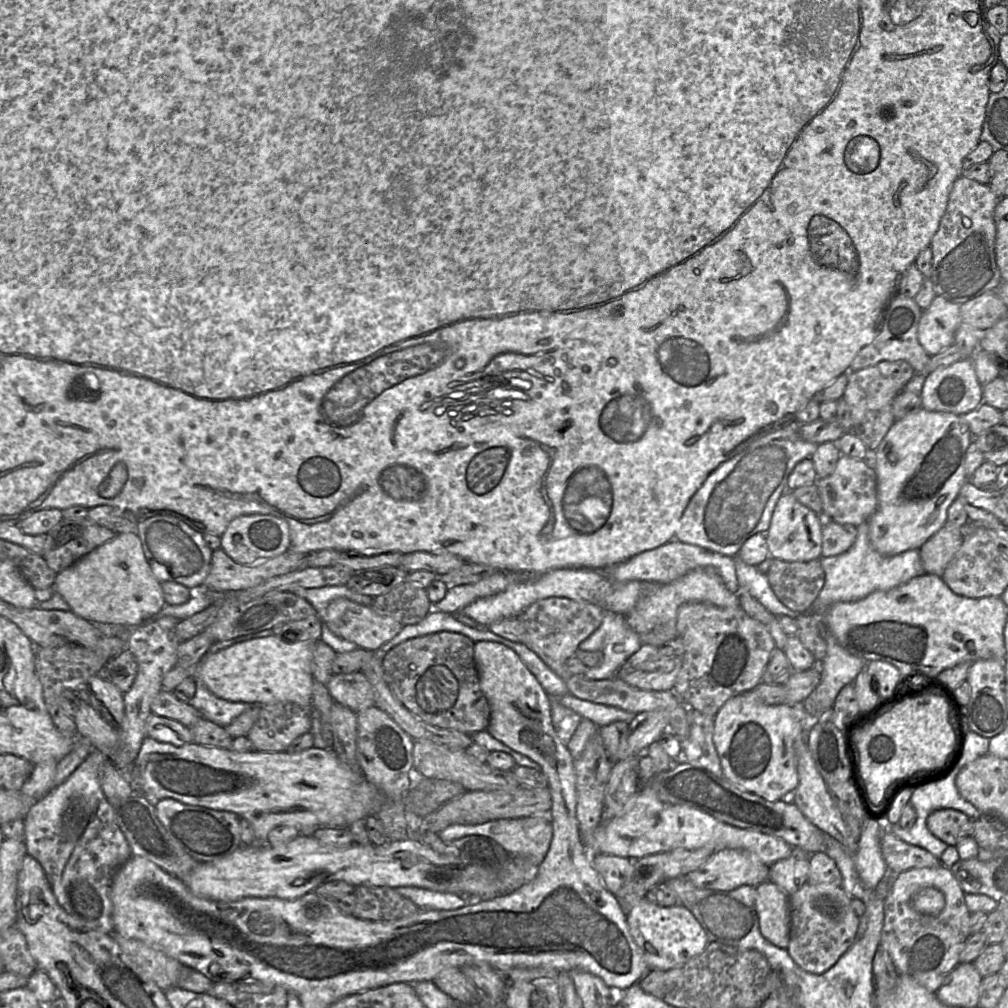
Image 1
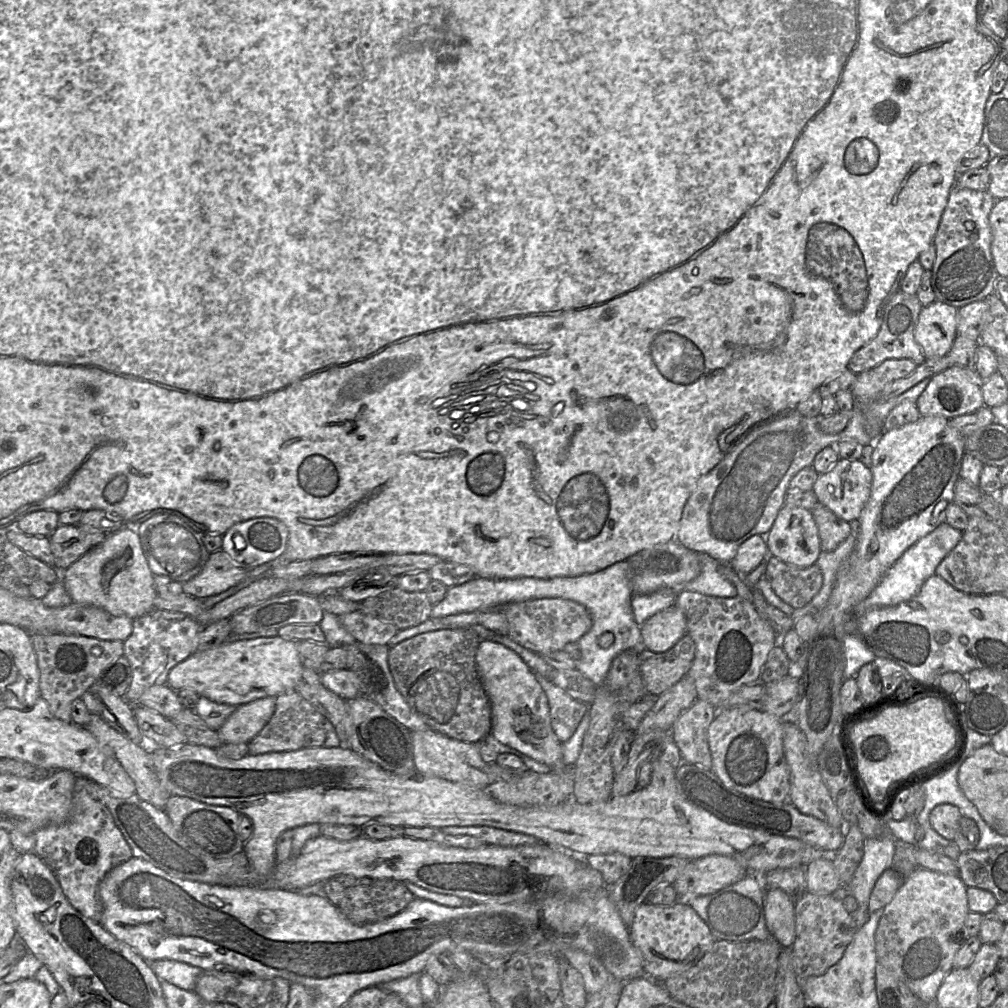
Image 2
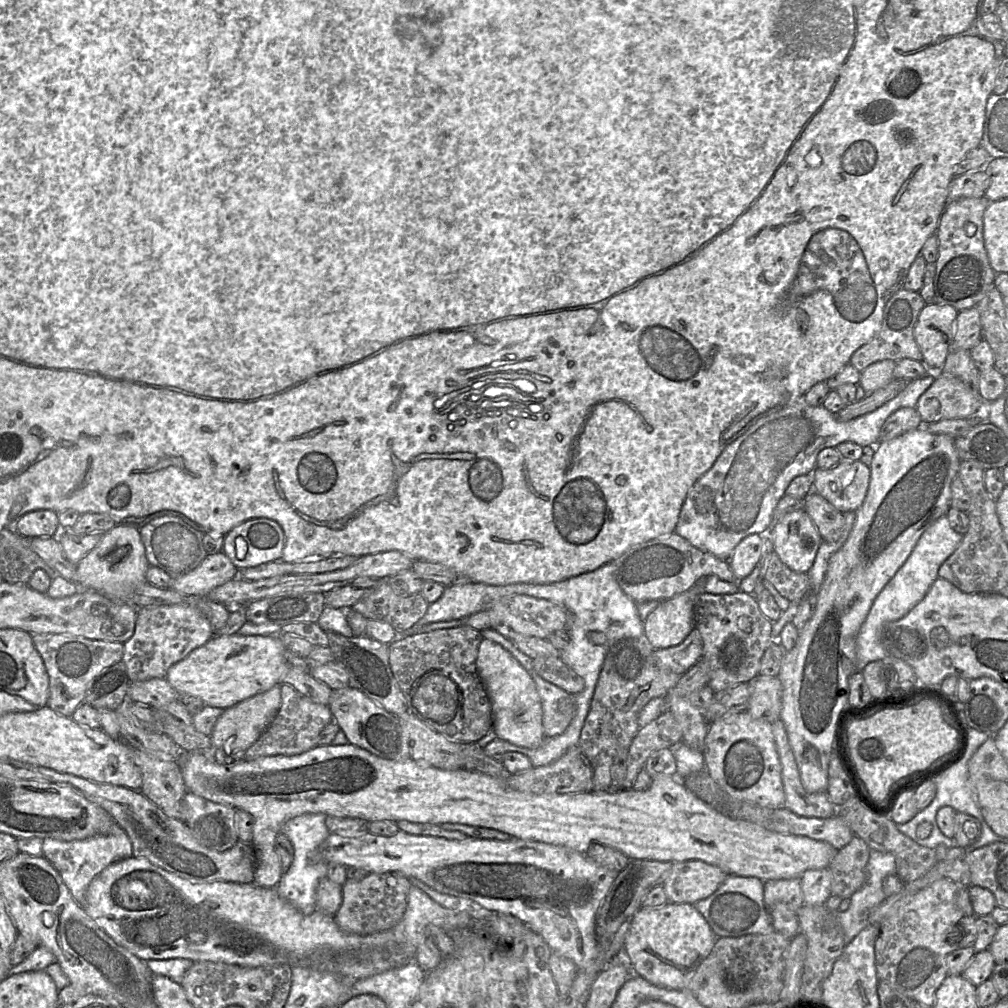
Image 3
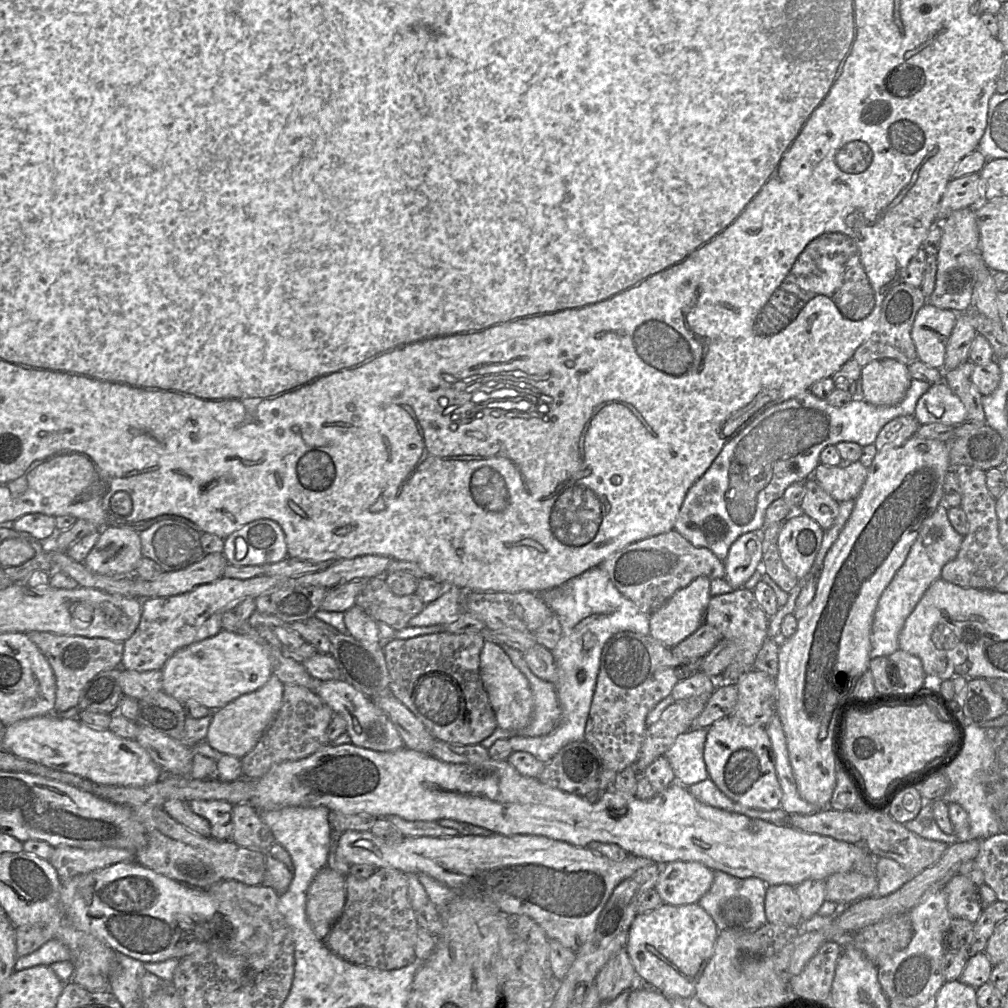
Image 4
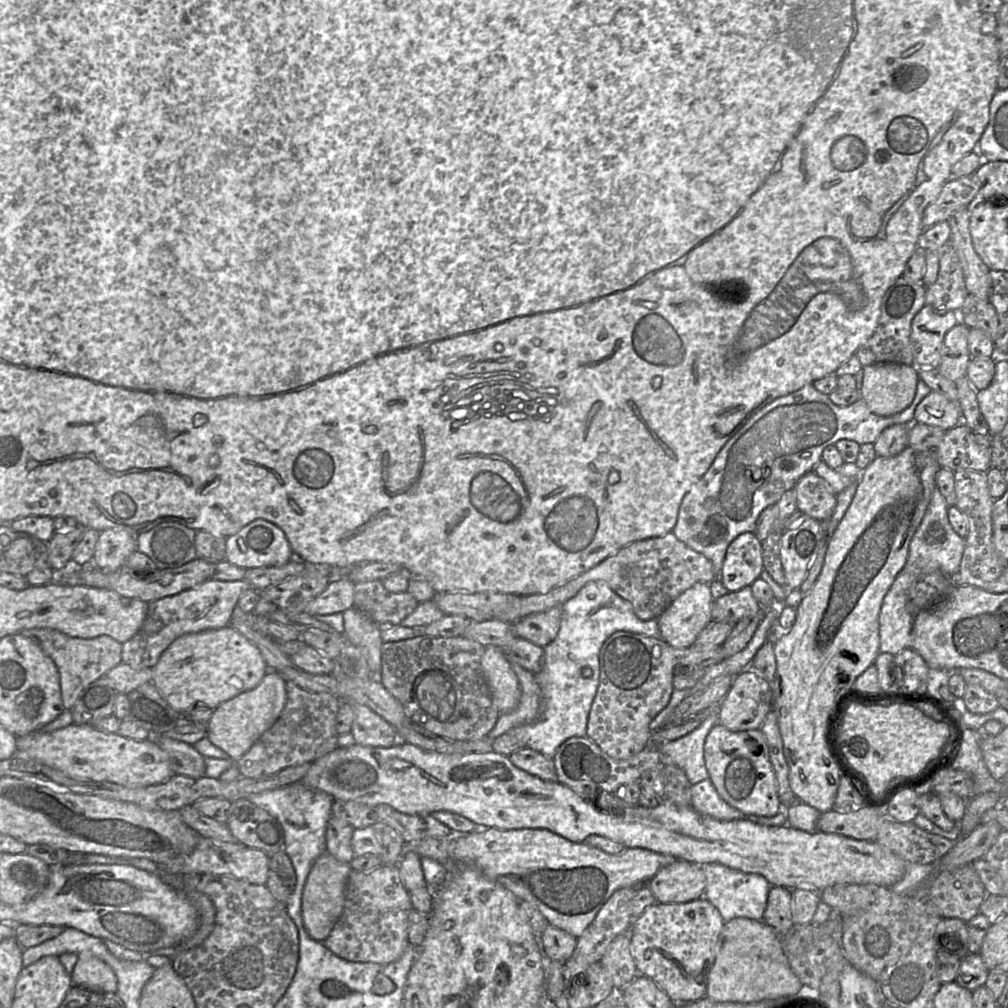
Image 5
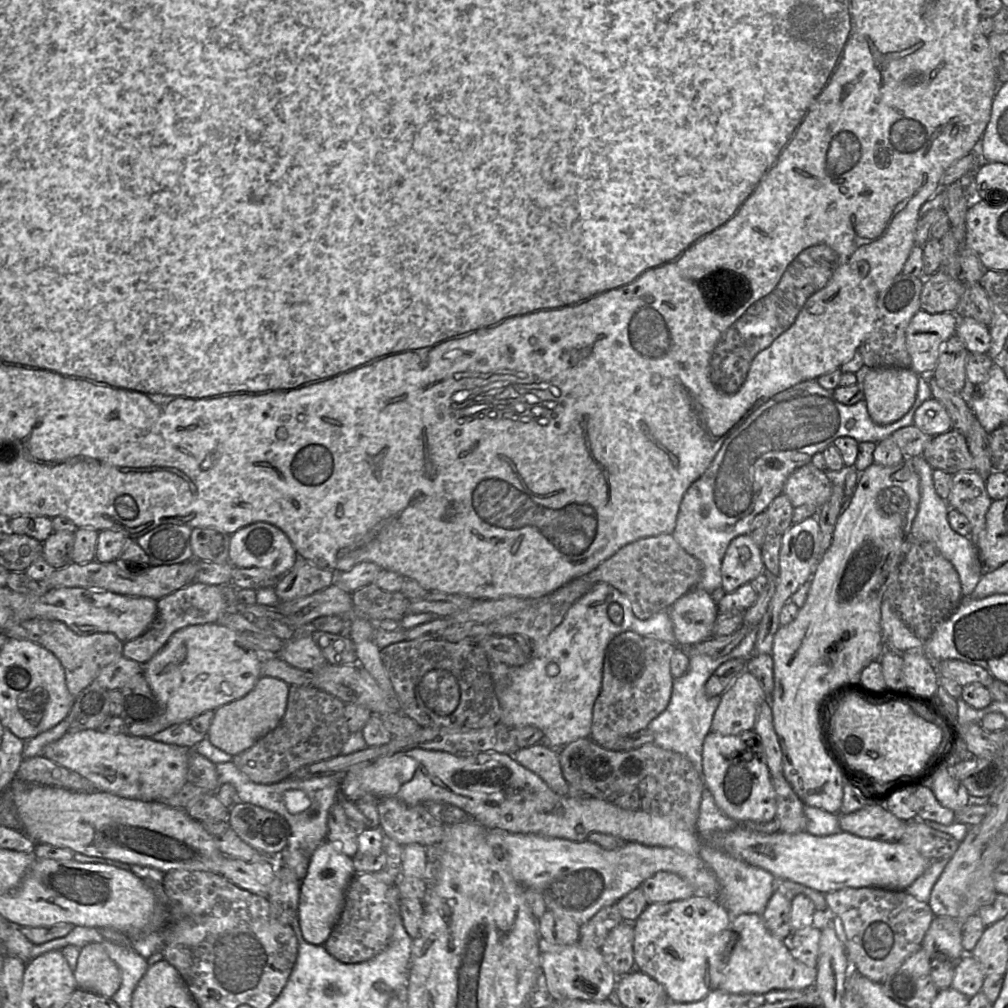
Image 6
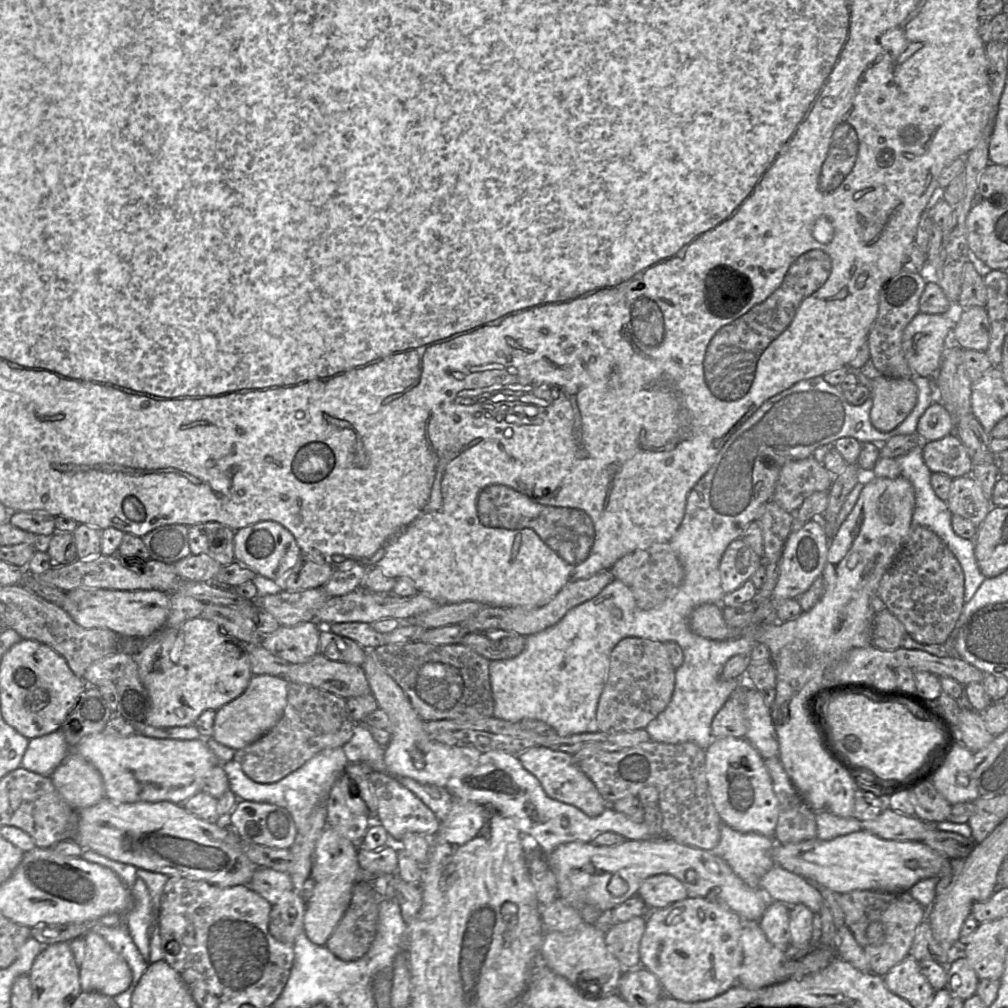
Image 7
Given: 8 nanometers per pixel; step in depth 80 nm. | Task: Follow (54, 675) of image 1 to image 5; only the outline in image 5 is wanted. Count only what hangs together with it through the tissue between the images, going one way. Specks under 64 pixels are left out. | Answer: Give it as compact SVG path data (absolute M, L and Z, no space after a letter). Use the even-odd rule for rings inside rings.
M48 628L26 629L20 634L39 646L55 663L60 676L61 697L65 710L73 708L80 694L89 684L121 662L122 644L107 635L85 639L70 637Z

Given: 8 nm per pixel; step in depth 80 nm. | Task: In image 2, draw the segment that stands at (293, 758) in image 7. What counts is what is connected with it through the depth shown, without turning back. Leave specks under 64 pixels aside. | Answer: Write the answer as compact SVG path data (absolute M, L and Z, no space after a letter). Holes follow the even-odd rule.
M295 690L276 697L275 711L263 729L248 743L249 755L295 751L303 748L307 735L323 726L327 719Z

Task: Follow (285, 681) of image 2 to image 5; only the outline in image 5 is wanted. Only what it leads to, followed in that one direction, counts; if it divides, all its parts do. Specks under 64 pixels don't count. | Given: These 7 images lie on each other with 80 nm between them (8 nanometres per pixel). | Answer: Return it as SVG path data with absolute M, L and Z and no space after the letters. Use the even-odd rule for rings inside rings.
M227 625L174 640L152 667L152 682L181 716L193 708L216 709L222 703L254 689L269 668L259 651L246 637Z

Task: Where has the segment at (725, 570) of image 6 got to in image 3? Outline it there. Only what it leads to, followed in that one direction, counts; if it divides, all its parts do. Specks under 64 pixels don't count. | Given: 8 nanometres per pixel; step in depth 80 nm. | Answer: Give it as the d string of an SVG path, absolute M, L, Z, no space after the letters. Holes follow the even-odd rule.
M757 533L745 537L736 546L728 562L738 581L753 571L761 558L762 550L763 536Z

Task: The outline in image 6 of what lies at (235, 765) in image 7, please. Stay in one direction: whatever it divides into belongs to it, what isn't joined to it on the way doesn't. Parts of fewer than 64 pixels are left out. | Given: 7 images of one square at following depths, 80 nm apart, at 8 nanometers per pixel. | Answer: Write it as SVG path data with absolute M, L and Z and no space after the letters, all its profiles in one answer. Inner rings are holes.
M232 761L215 765L220 785L233 785L237 800L276 812L286 819L290 827L288 849L300 849L307 857L311 857L317 847L326 840L328 813L339 792L339 774L325 774L303 780L288 777L277 783L260 784L251 781Z

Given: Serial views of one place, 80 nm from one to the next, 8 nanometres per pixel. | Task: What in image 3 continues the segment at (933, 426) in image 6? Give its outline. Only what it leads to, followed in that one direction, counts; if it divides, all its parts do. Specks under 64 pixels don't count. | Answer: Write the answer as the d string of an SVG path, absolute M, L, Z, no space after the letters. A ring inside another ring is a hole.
M936 373L932 385L920 396L916 410L928 425L947 419L985 420L985 402L960 379Z

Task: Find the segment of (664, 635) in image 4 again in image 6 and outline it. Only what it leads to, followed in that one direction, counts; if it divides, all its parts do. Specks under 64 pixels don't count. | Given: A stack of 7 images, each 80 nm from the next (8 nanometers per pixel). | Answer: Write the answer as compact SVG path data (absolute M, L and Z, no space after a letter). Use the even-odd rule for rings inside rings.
M692 588L672 605L669 614L680 647L692 647L713 638L719 612L717 603L707 591Z

